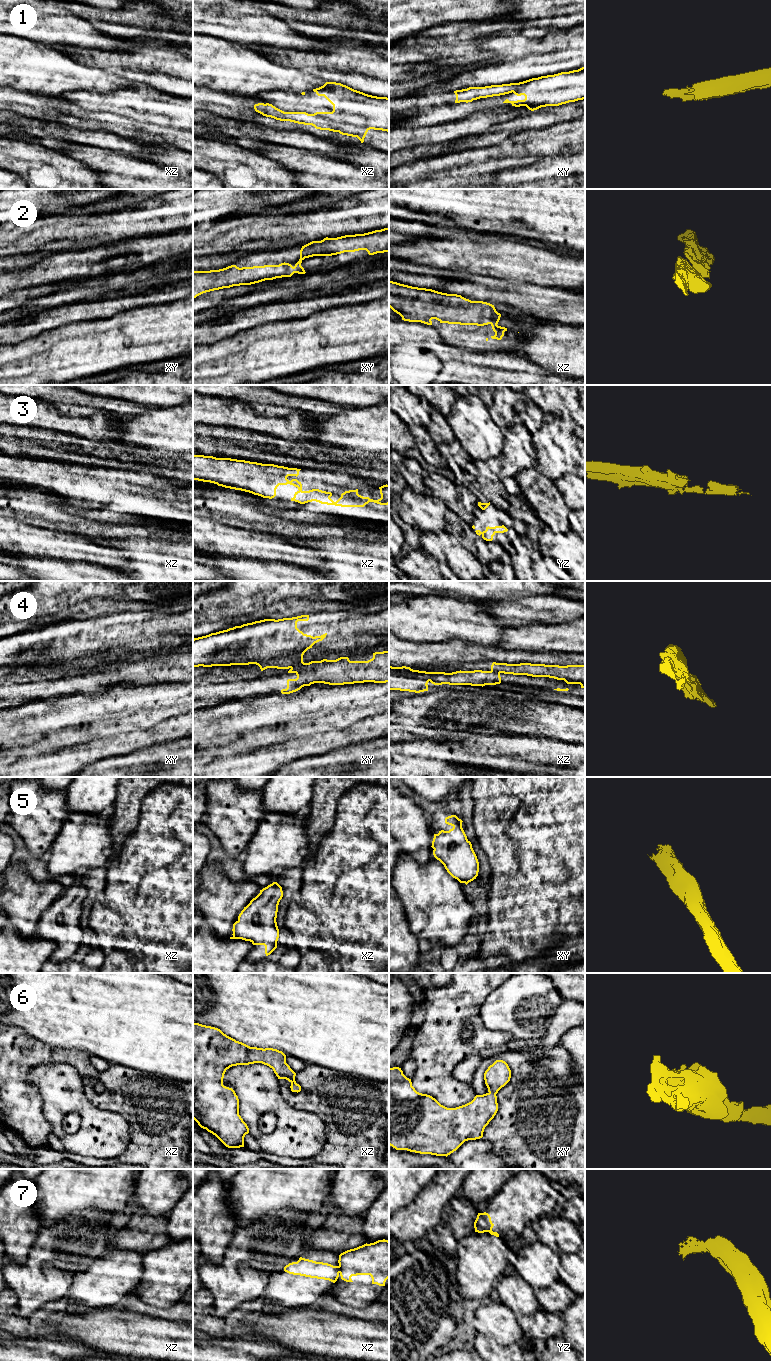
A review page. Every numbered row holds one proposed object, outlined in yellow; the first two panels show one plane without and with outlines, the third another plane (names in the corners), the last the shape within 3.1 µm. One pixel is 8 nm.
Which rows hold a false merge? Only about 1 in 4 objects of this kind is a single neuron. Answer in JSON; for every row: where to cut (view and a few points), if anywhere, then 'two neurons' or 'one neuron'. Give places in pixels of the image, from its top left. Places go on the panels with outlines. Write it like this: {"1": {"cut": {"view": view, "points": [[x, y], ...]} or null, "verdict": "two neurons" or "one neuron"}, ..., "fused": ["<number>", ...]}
{"1": {"cut": {"view": "xz", "points": [[313, 114], [341, 123], [350, 123], [370, 128]]}, "verdict": "two neurons"}, "2": {"cut": null, "verdict": "one neuron"}, "3": {"cut": null, "verdict": "one neuron"}, "4": {"cut": {"view": "xy", "points": [[303, 662], [291, 668]]}, "verdict": "two neurons"}, "5": {"cut": null, "verdict": "one neuron"}, "6": {"cut": null, "verdict": "one neuron"}, "7": {"cut": {"view": "xz", "points": [[338, 1266], [340, 1272]]}, "verdict": "two neurons"}, "fused": ["1", "4", "7"]}

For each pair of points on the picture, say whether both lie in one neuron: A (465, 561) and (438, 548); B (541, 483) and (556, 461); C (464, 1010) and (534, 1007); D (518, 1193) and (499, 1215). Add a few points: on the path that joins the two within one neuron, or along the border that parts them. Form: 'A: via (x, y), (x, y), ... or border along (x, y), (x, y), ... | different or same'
A: via (458, 557), (449, 548), (445, 548) | same
B: border along (541, 471), (553, 481) | different
C: border along (494, 989), (480, 1010), (481, 1021), (491, 1030) | different
D: via (516, 1198), (504, 1210) | same

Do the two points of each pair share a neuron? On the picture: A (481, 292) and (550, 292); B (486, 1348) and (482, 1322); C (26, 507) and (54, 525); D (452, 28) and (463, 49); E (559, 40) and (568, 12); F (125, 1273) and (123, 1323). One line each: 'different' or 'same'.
A: same
B: different
C: same
D: same
E: different
F: different

